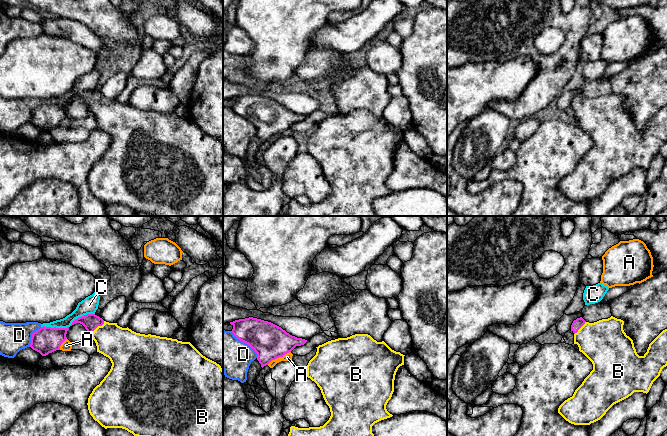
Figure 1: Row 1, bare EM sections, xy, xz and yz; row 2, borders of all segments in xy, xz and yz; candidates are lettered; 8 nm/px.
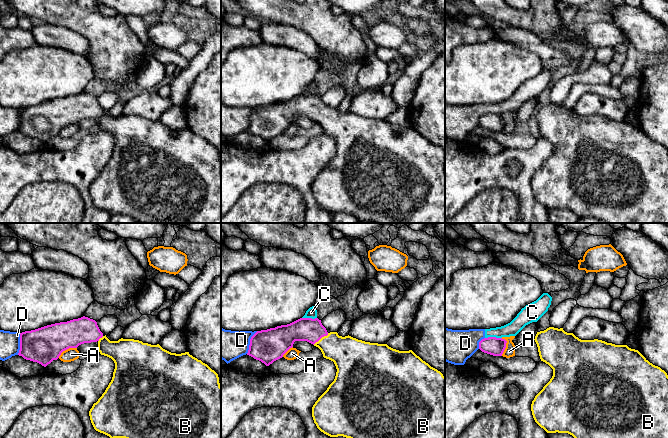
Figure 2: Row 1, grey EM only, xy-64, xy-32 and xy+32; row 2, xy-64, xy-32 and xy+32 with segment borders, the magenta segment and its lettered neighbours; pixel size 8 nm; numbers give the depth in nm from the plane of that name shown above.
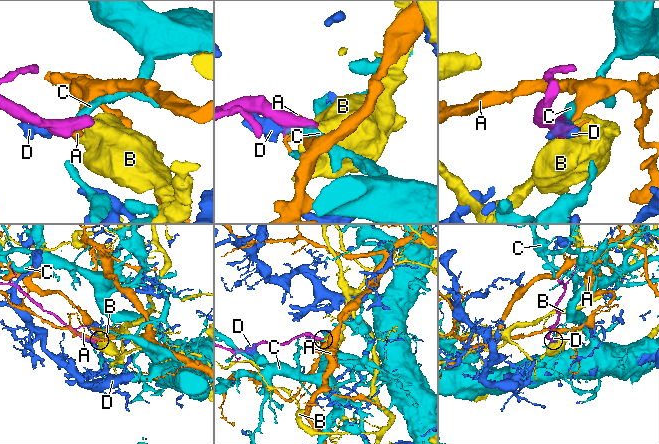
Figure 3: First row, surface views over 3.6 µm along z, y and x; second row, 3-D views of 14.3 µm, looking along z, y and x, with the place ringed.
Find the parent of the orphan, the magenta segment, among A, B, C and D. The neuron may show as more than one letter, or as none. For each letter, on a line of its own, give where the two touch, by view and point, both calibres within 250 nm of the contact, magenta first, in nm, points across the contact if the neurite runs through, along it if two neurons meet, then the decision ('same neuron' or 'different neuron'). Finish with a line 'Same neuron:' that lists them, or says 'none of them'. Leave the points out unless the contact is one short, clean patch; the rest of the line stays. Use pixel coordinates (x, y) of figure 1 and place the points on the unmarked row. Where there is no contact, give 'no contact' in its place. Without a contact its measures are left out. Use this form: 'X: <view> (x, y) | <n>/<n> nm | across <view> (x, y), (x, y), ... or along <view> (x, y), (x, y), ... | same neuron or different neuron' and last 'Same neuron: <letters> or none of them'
A: xz (278, 133) | 280/60 nm | along xz (290, 127), (272, 135), (267, 140) | different neuron
B: xy (97, 102) | 130/280 nm | across xy (90, 97), (97, 102), (112, 117), (121, 121) | same neuron
C: xy (55, 103) | 220/90 nm | different neuron
D: xz (245, 118) | 280/300 nm | different neuron
Same neuron: B

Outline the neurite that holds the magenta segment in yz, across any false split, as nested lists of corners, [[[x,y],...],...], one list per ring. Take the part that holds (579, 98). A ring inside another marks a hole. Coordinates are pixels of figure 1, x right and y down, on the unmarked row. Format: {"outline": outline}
{"outline": [[[611,92],[594,99],[577,94],[571,101],[574,120],[593,140],[593,146],[575,166],[572,173],[558,184],[558,189],[574,201],[590,201],[600,196],[616,179],[634,168],[648,169],[653,158],[667,142],[667,105],[663,106],[650,120],[647,128],[639,132],[633,116],[623,106],[624,97]]]}

